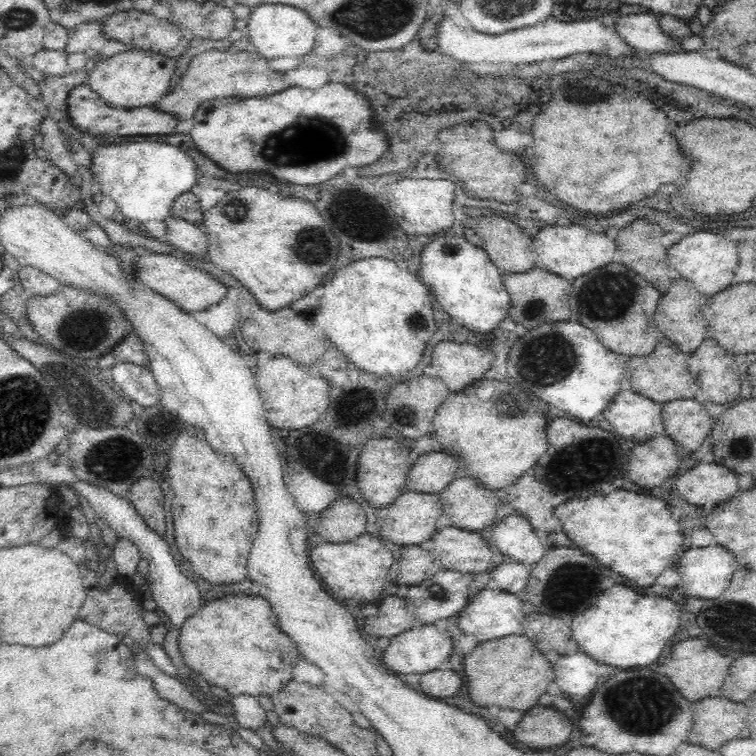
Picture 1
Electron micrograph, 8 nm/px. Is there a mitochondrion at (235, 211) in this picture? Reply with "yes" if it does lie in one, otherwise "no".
yes

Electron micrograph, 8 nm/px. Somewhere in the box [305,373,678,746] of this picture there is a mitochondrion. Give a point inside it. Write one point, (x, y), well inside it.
(639, 710)

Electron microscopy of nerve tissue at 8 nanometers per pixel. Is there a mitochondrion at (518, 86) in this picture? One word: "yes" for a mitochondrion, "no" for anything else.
no

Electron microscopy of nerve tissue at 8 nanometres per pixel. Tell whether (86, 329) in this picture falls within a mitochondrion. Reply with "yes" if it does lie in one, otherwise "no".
yes

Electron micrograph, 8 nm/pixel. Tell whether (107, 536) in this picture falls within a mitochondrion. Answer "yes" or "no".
no

